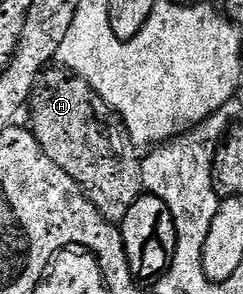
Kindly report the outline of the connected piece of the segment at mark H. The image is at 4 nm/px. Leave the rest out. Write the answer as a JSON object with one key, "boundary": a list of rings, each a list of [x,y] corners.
{"boundary":[[[59,66],[49,67],[36,81],[36,86],[32,89],[31,108],[30,130],[42,146],[46,158],[50,158],[50,162],[55,162],[57,166],[62,166],[62,170],[66,170],[66,174],[70,174],[70,178],[78,182],[78,186],[98,210],[98,214],[102,214],[102,218],[113,222],[124,220],[126,210],[130,210],[130,206],[134,206],[134,202],[141,196],[144,183],[140,173],[142,156],[141,153],[136,153],[139,152],[137,145],[133,144],[123,120],[113,112],[109,104],[102,102],[100,95],[85,80]]]}

